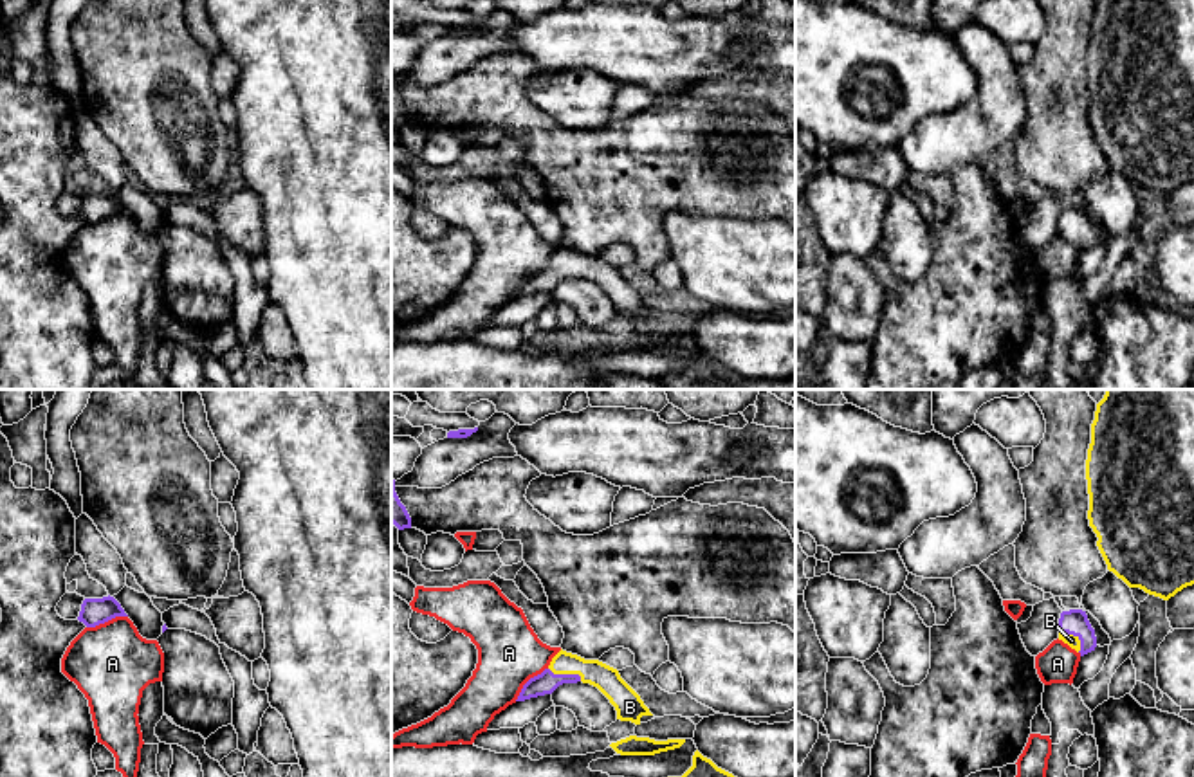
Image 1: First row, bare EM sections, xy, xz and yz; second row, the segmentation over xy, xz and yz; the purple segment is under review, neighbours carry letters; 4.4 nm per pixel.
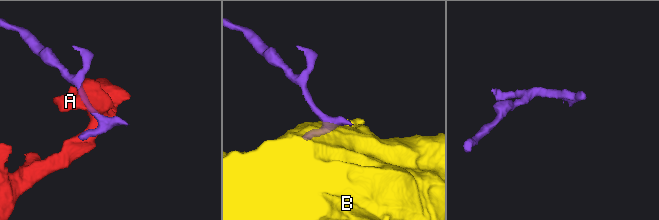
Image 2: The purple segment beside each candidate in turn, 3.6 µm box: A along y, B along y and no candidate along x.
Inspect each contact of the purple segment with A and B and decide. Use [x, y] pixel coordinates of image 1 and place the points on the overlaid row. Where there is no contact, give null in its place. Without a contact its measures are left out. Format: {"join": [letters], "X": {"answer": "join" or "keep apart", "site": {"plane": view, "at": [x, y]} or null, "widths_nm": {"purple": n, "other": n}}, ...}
{"join": ["B"], "A": {"answer": "keep apart", "site": {"plane": "xy", "at": [107, 621]}, "widths_nm": {"purple": 120, "other": 360}}, "B": {"answer": "join", "site": {"plane": "xz", "at": [567, 675]}, "widths_nm": {"purple": 100, "other": 120}}}

